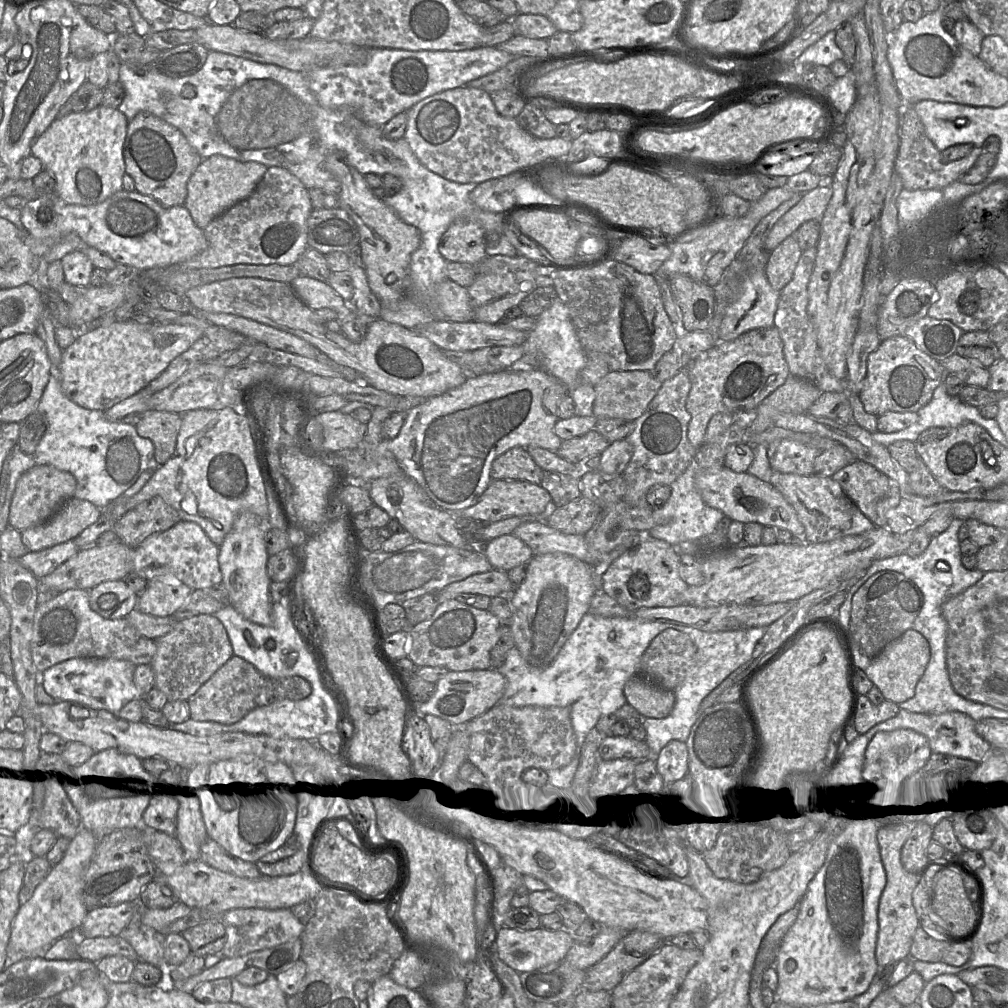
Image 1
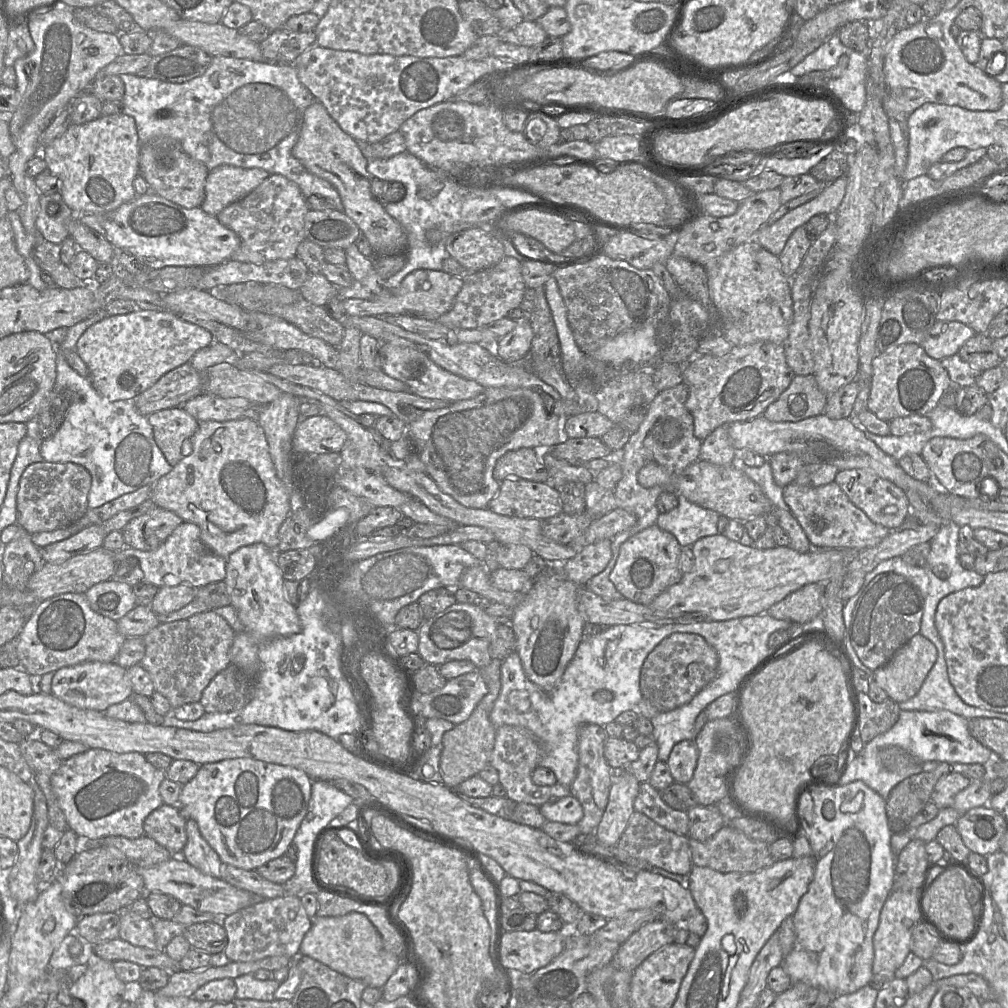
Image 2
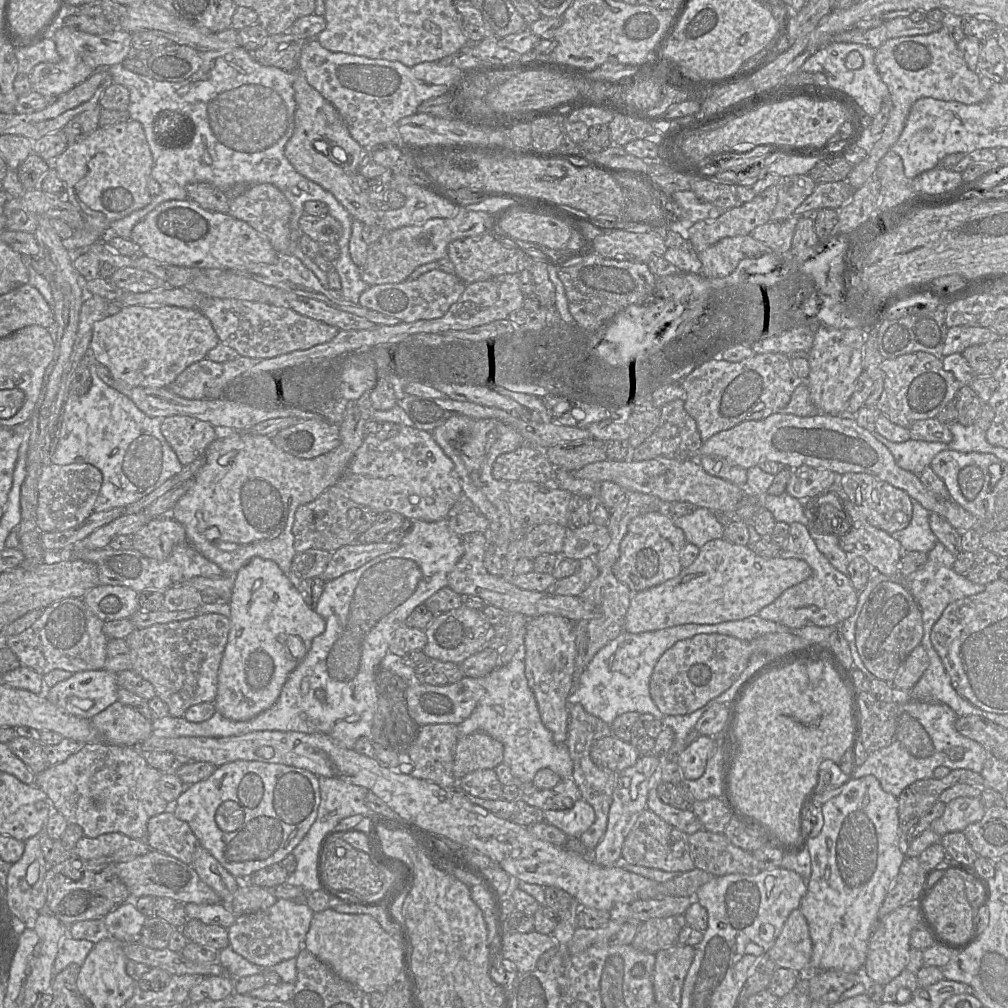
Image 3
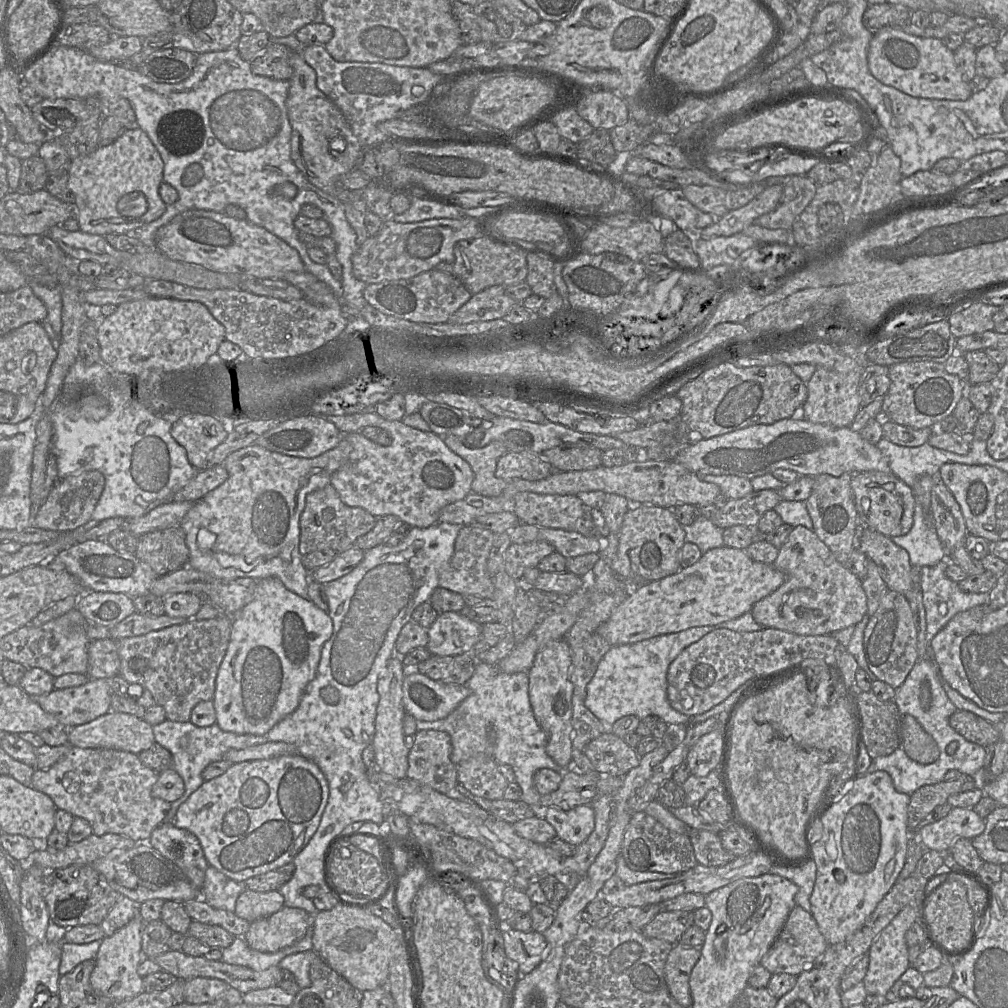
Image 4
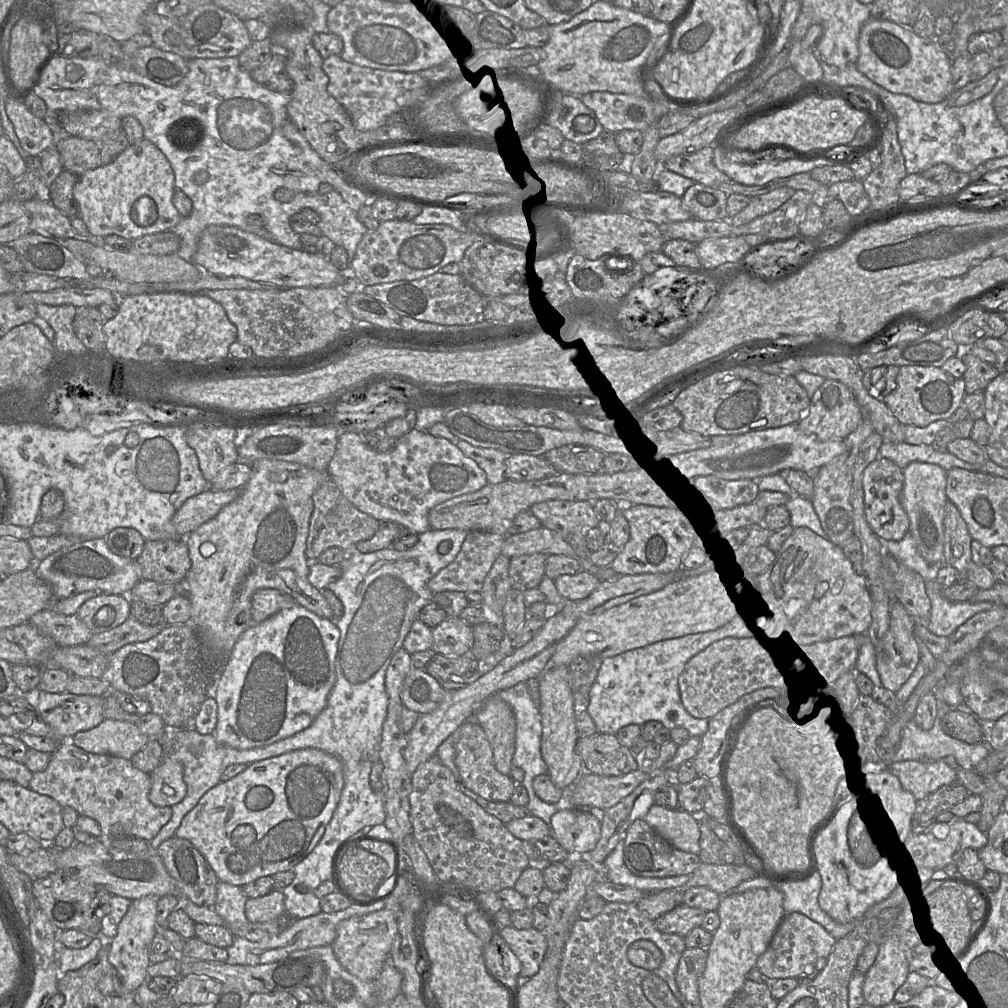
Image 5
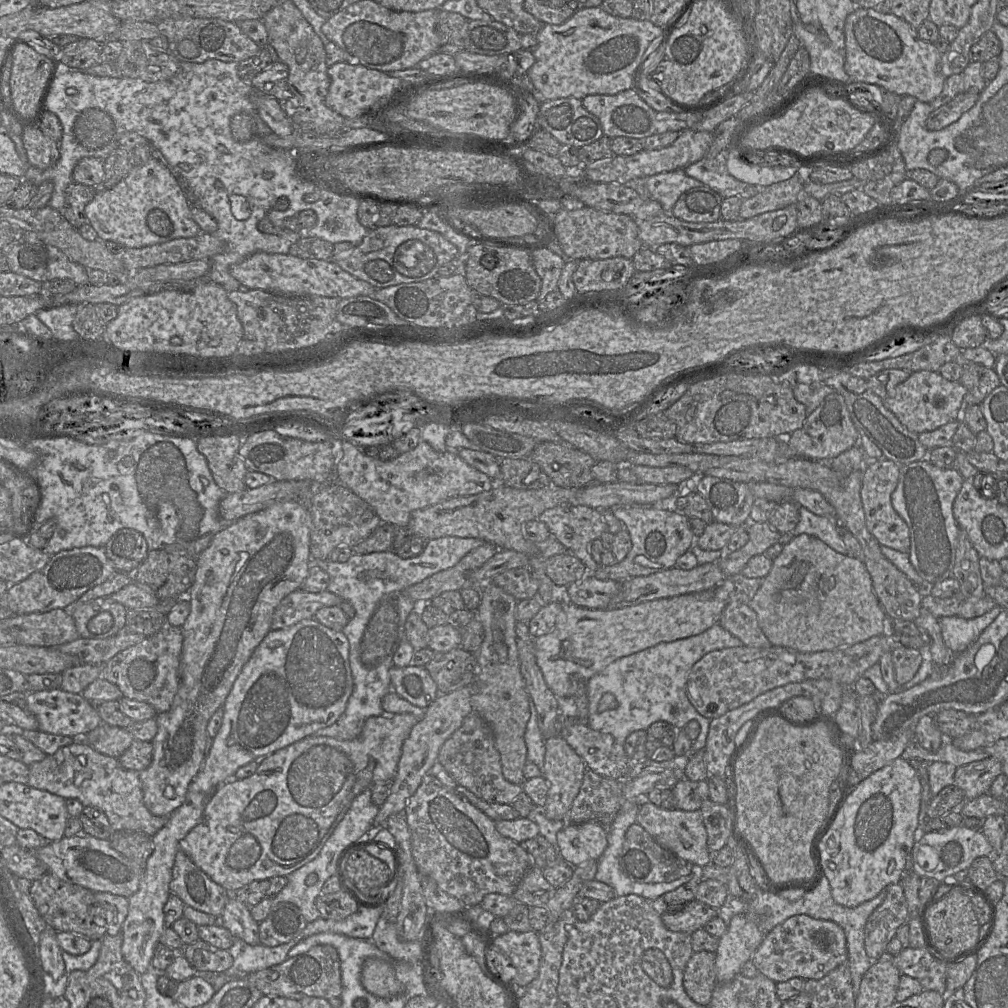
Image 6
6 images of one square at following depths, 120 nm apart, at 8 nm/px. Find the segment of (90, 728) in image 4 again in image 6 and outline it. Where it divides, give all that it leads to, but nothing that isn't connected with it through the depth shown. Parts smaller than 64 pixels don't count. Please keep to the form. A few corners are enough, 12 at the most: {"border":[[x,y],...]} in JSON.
{"border":[[101,723],[86,734],[99,753],[119,758],[133,743],[126,728]]}

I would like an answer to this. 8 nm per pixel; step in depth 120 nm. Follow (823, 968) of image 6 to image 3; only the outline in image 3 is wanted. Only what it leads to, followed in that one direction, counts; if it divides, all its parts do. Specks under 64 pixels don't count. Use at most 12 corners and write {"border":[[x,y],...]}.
{"border":[[790,913],[767,954],[778,968],[809,969],[813,945],[807,920]]}

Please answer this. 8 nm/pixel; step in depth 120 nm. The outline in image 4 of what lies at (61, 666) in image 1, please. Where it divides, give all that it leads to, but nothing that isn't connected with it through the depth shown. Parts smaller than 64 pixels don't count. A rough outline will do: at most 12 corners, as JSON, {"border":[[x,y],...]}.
{"border":[[110,679],[33,697],[72,728],[111,711]]}

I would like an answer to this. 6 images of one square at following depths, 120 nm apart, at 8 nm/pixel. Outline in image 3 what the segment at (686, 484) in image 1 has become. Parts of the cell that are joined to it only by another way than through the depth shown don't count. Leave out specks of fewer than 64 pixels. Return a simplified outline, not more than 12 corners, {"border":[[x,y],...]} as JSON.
{"border":[[696,507],[674,519],[686,542],[698,548],[723,538],[718,515]]}

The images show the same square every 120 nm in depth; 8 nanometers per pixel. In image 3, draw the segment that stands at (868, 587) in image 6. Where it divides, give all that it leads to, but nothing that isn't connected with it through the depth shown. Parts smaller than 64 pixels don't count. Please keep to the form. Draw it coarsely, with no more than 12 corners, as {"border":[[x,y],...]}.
{"border":[[791,523],[779,556],[812,574],[758,616],[789,628],[839,626],[859,592]]}

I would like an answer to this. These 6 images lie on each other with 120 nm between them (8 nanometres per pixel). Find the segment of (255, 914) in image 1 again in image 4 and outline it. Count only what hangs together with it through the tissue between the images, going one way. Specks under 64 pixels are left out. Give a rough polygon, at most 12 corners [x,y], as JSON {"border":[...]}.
{"border":[[284,905],[251,922],[243,938],[274,953],[301,940],[314,917]]}

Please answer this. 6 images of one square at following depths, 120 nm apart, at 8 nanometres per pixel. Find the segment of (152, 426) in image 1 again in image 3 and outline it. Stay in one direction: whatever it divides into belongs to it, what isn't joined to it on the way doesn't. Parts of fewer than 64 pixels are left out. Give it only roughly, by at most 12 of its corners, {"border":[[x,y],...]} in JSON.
{"border":[[165,417],[161,432],[183,466],[218,438],[212,424]]}

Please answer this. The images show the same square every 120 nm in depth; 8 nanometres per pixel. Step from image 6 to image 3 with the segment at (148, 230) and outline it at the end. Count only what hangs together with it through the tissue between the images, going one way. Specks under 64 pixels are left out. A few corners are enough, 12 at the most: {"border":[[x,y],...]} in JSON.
{"border":[[142,124],[98,127],[53,162],[85,218],[74,246],[147,206]]}

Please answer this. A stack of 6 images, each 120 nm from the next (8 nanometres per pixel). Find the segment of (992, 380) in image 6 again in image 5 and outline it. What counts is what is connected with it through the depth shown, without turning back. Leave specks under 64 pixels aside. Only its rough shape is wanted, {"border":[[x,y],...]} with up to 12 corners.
{"border":[[963,348],[966,394],[984,391],[998,369]]}

